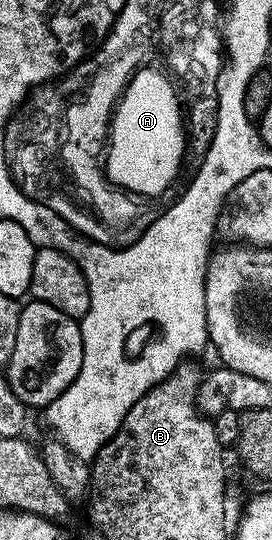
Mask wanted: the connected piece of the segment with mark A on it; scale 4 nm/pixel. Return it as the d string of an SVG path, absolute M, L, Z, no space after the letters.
M151 72L135 74L121 89L121 94L116 94L109 104L107 132L109 136L105 136L103 152L103 184L117 194L141 198L145 208L141 228L145 228L147 218L151 218L151 228L162 229L164 225L159 220L159 190L175 172L181 152L179 120L167 82Z

